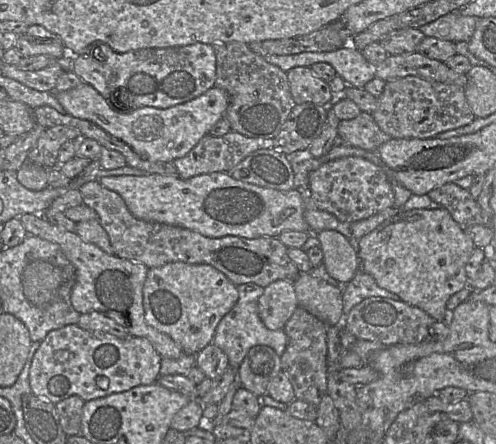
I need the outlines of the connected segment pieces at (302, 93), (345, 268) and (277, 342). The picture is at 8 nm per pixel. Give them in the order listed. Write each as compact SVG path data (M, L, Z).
M297 66L286 72L294 102L329 106L336 95L325 80L317 77L310 67Z
M323 230L315 234L323 252L323 264L340 284L349 283L360 270L360 260L349 240L339 232Z
M248 283L237 285L239 290L239 299L235 306L219 322L213 344L221 348L228 356L230 366L238 369L247 352L256 345L265 345L271 347L277 355L282 355L287 346L287 335L283 329L268 329L258 313L258 301L264 292L262 286Z

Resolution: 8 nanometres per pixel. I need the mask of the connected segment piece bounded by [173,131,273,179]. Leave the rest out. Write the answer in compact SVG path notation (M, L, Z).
M230 131L221 137L204 136L191 151L182 158L173 161L179 177L183 179L191 178L201 174L229 173L245 157L256 150L272 147L272 141L264 141L260 138L250 138L235 131Z

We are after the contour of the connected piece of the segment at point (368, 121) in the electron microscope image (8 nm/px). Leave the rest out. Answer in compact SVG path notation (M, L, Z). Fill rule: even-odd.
M361 112L356 118L338 124L339 141L365 150L377 150L391 139L375 122L372 113Z

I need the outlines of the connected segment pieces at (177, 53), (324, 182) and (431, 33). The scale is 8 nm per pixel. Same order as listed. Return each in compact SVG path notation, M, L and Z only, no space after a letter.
M203 42L124 53L94 43L82 54L69 56L69 70L127 113L144 106L170 108L199 97L215 86L216 56L213 46Z
M348 156L322 163L309 174L308 191L318 209L333 214L342 222L367 219L394 206L394 193L386 170L362 157Z
M455 11L423 25L419 29L426 37L436 37L454 43L460 41L468 42L474 34L480 19Z

